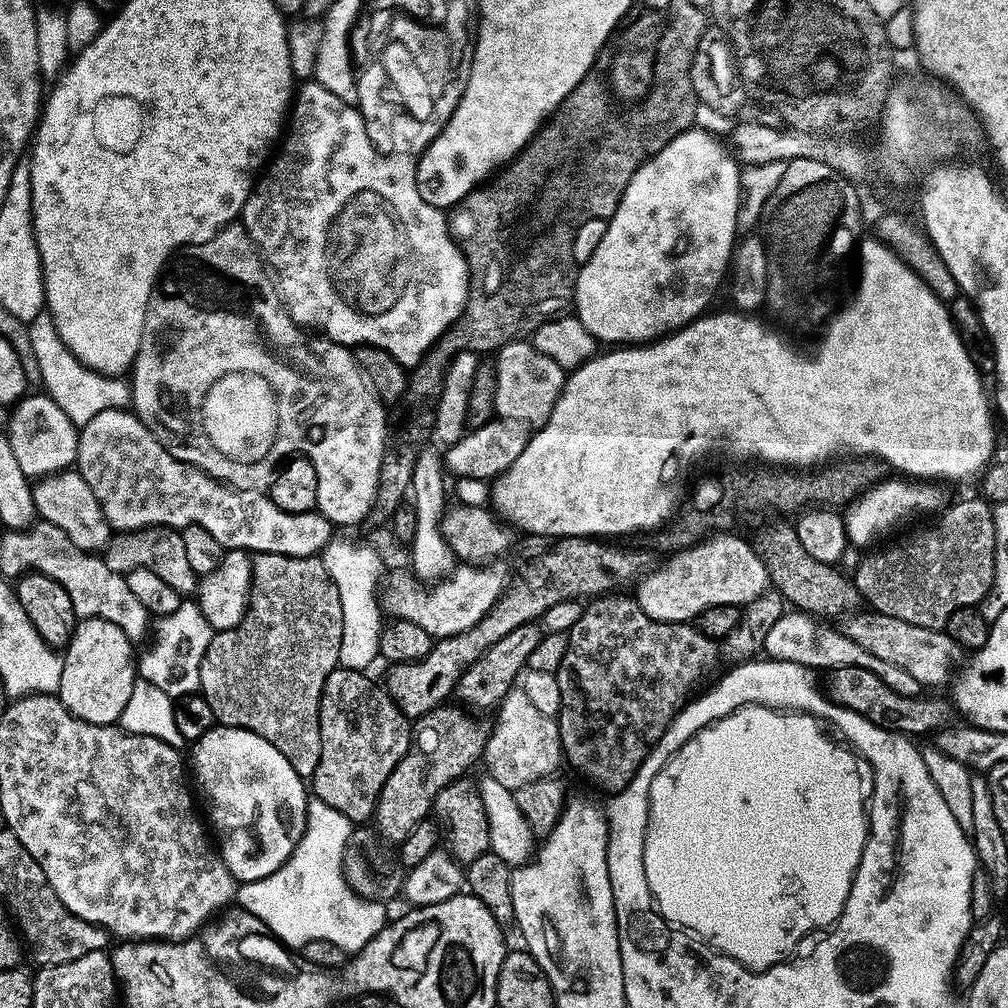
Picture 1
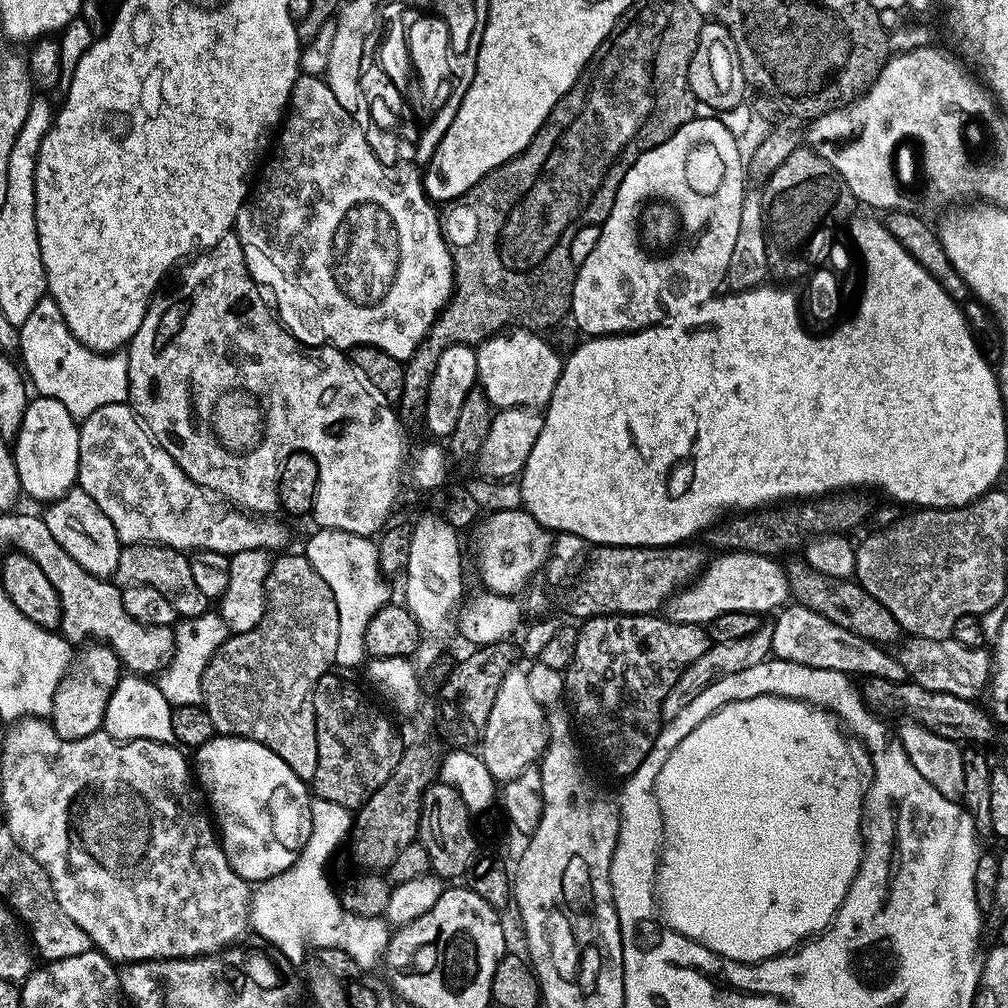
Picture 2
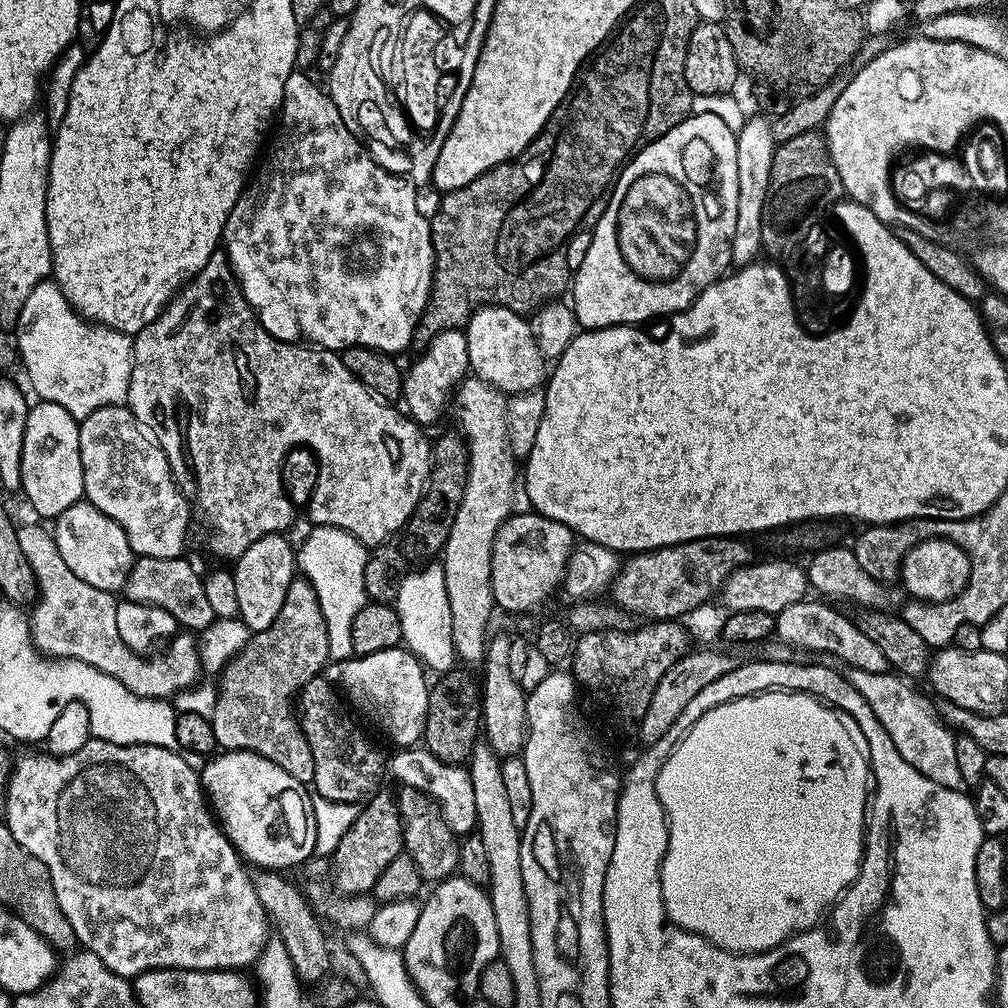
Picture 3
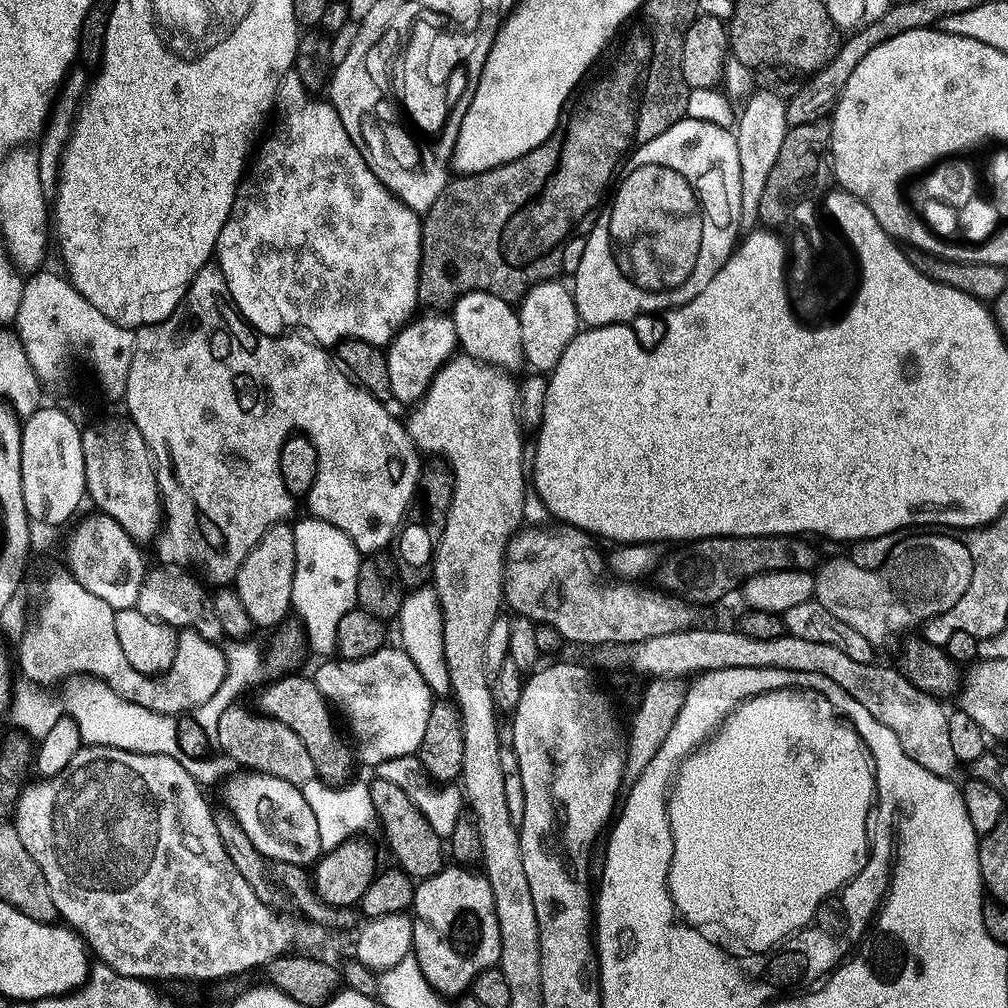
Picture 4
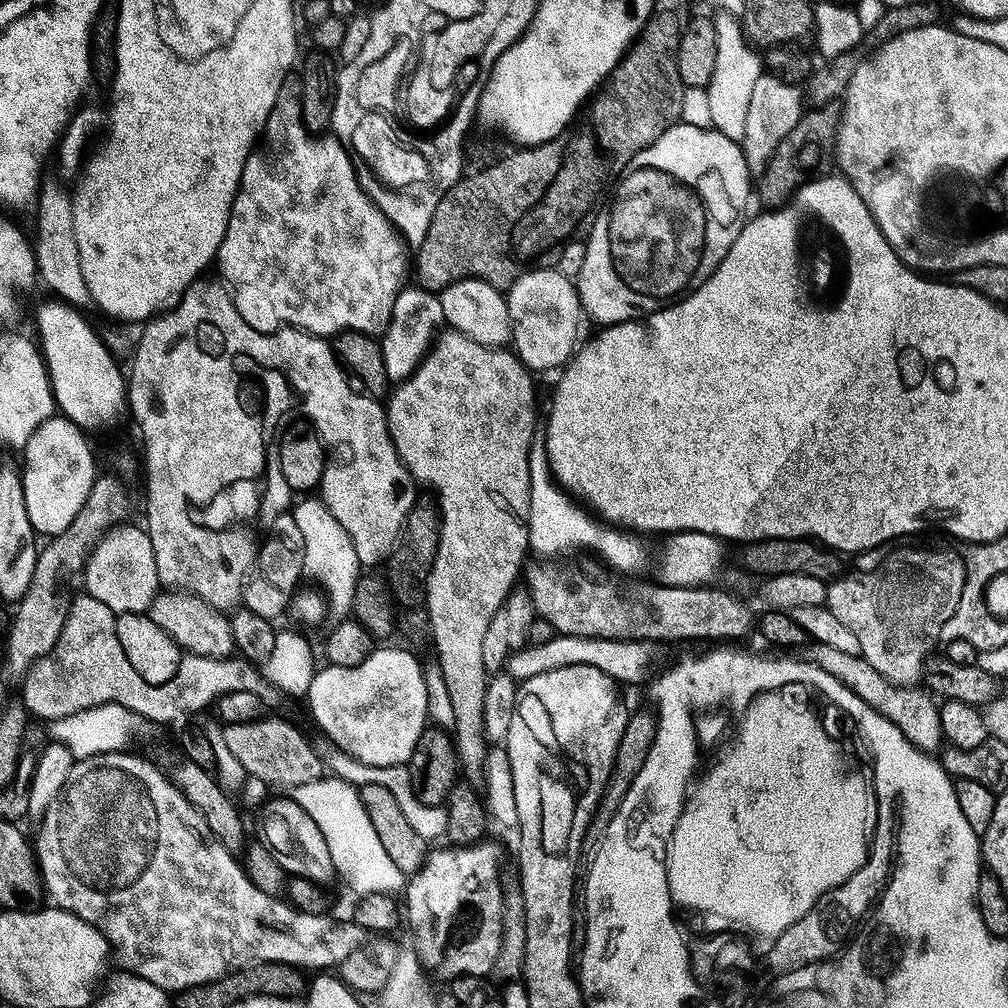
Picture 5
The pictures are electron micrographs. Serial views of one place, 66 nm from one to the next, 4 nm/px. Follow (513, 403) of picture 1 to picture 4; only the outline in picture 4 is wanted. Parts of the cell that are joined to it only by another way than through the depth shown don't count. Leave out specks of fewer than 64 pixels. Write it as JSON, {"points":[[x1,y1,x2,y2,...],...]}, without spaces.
{"points":[[467,292,456,299,450,309,456,339,463,353,497,368,513,370,525,363,522,330,517,309,493,292]]}

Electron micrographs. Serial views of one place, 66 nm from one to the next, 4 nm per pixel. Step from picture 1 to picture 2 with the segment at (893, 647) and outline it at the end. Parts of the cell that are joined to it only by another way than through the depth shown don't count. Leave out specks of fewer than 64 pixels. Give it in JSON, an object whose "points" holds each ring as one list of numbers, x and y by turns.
{"points":[[915,634,909,635,908,640,898,651,900,665,906,669,911,683,922,686,931,692,942,694,958,694,958,698,970,701,977,699,976,695,990,682,990,652,987,647,971,648,962,646,962,642,951,638,935,640,922,638]]}

